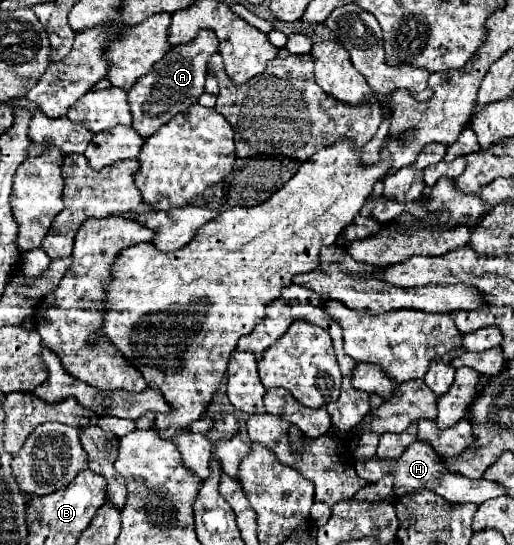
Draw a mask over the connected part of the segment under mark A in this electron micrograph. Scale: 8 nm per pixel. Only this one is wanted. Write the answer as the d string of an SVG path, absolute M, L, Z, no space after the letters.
M202 30L192 42L174 46L156 66L142 76L132 90L128 92L128 102L132 110L132 128L146 140L160 126L164 126L168 120L172 120L176 114L188 110L188 106L196 104L198 98L204 94L204 80L206 80L206 60L218 52L218 40L214 32Z

